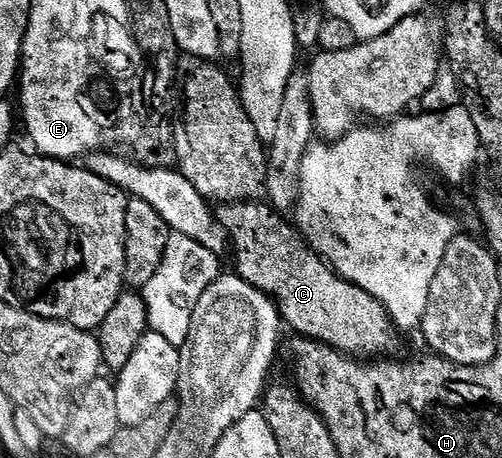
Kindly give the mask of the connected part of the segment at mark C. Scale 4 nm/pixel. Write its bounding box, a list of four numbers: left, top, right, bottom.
[215,201,399,357]

